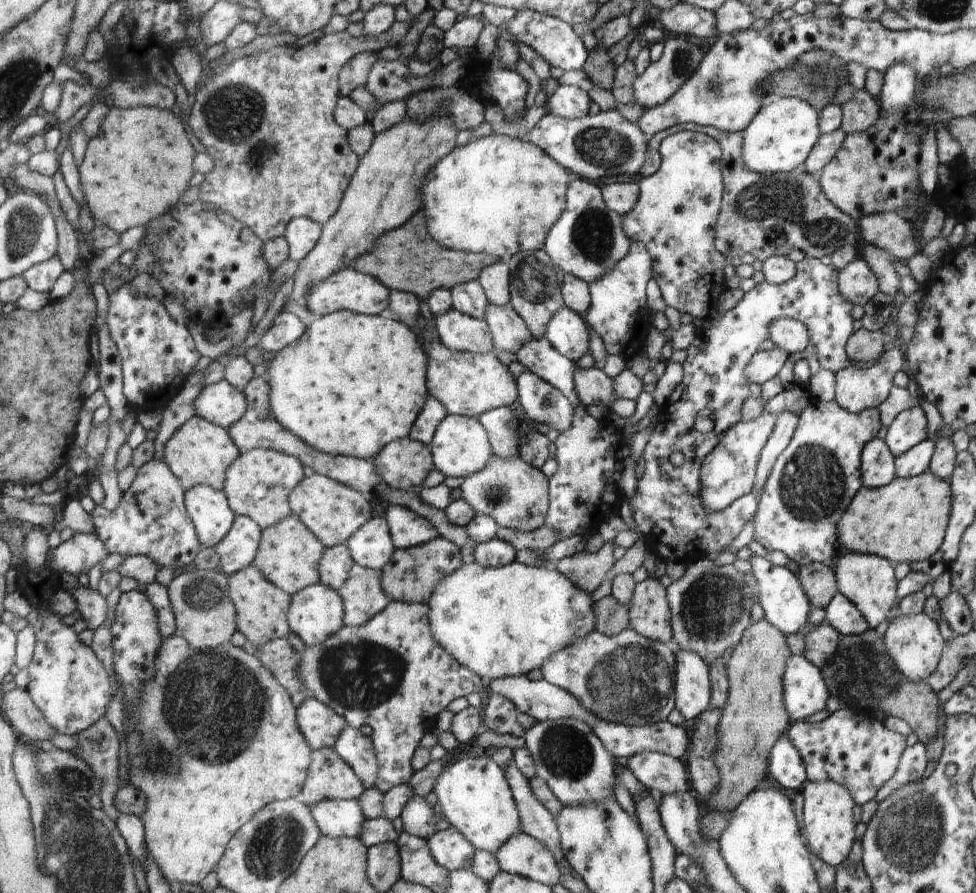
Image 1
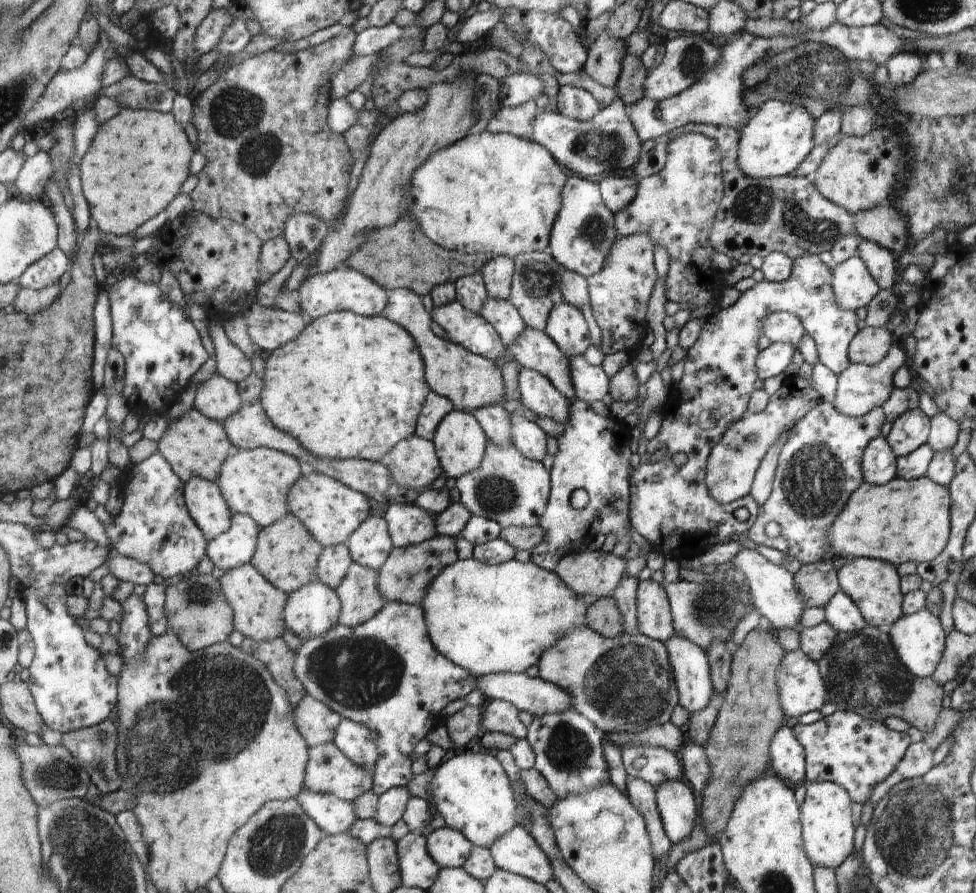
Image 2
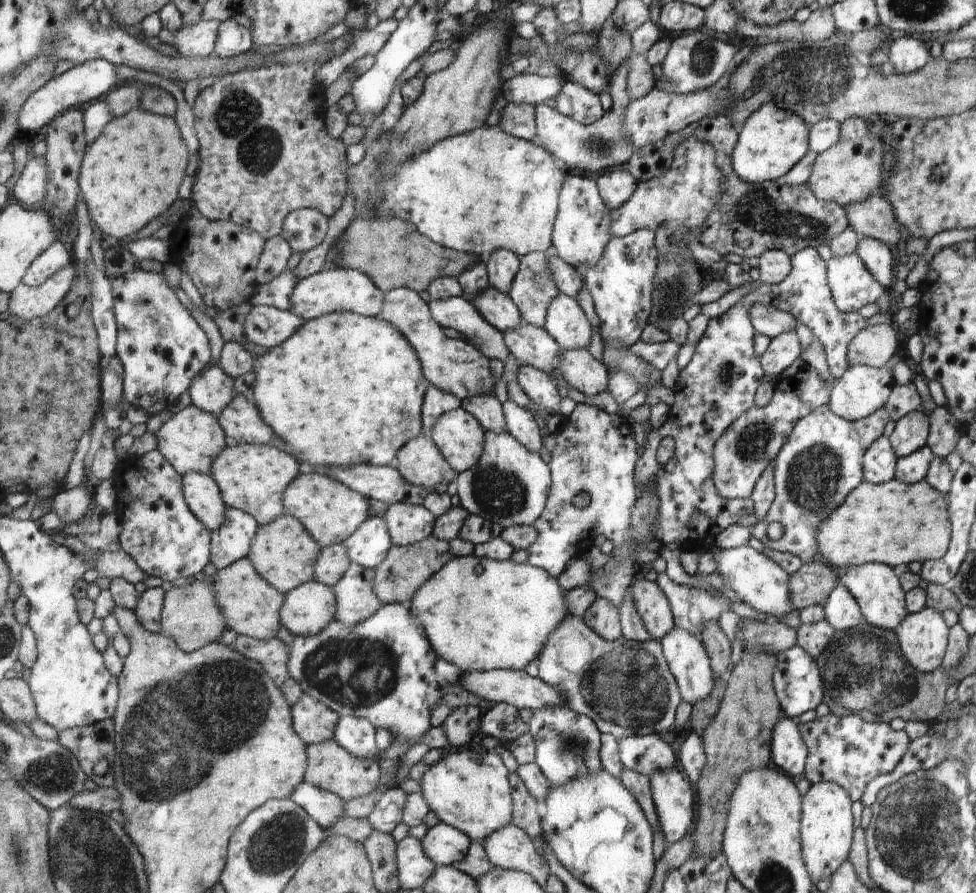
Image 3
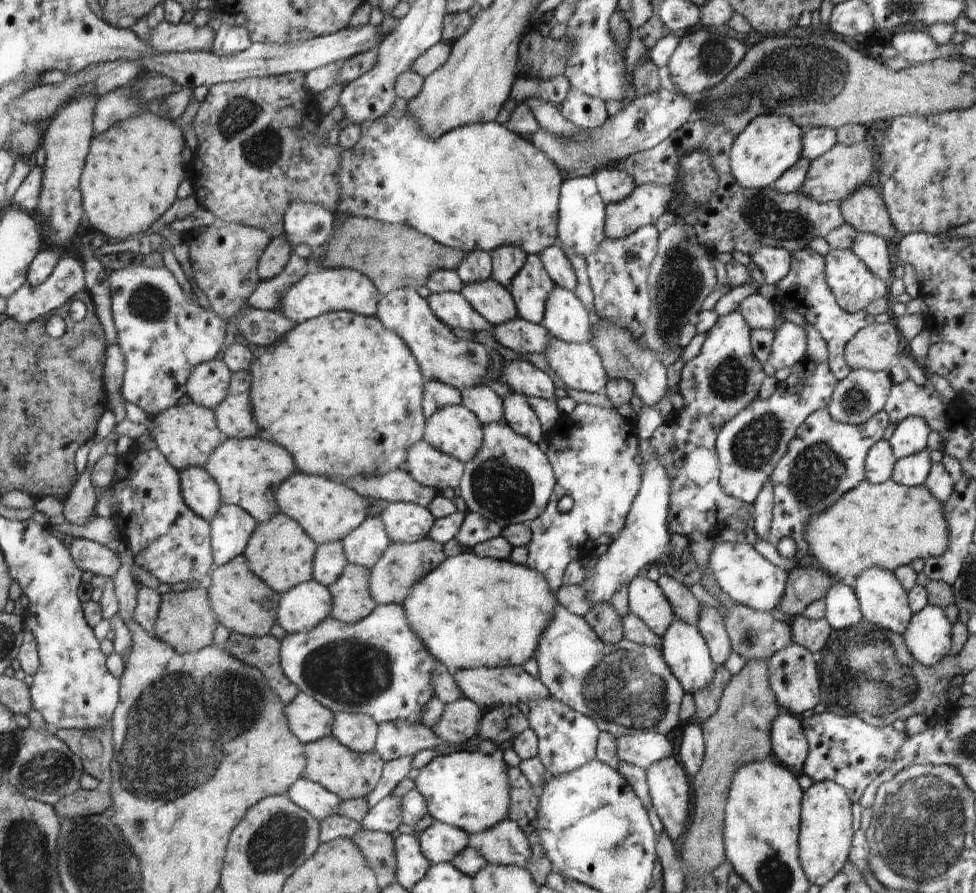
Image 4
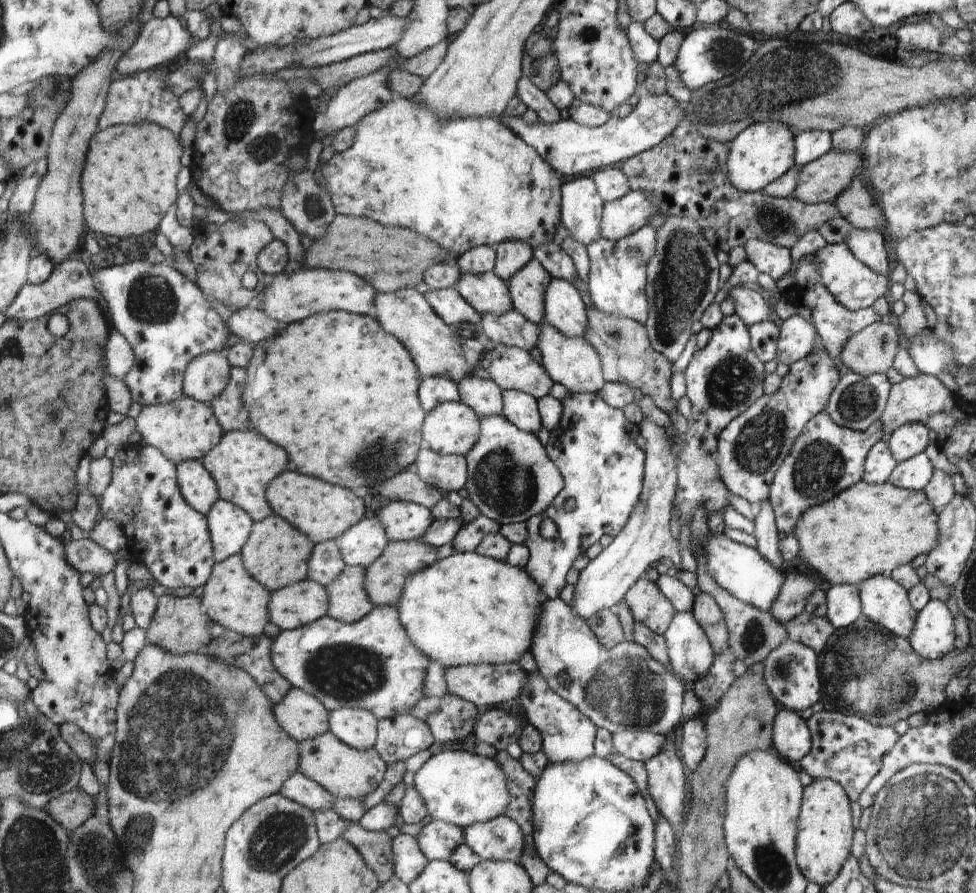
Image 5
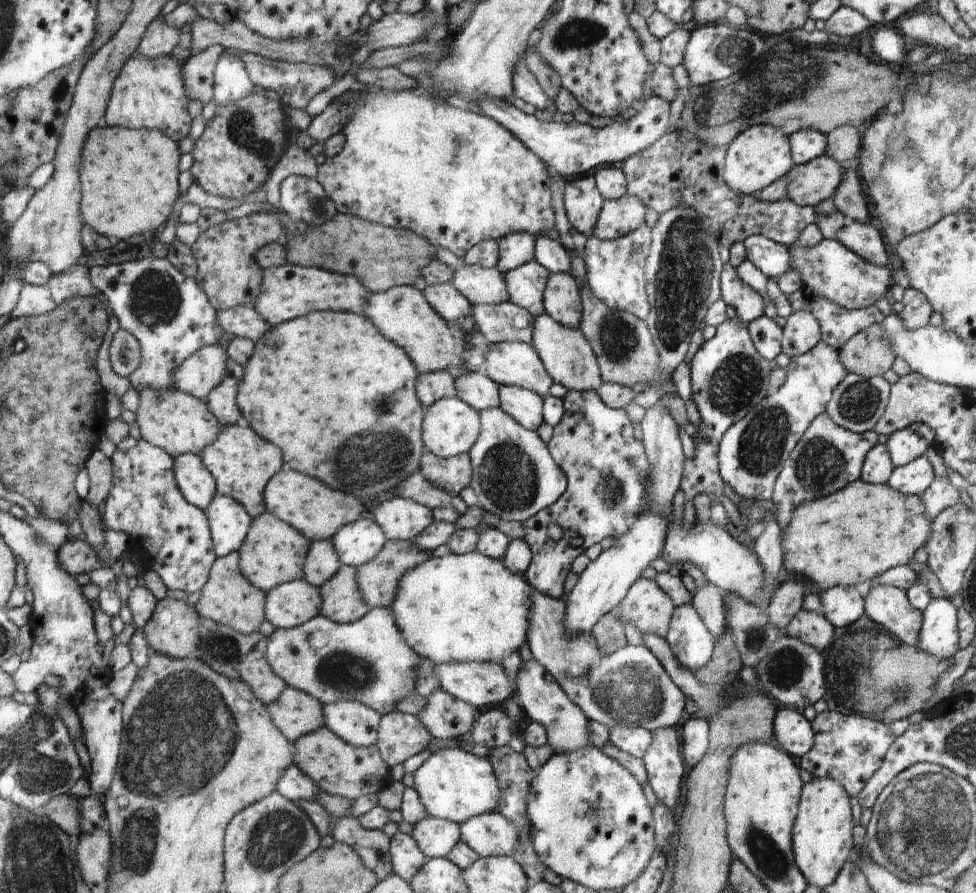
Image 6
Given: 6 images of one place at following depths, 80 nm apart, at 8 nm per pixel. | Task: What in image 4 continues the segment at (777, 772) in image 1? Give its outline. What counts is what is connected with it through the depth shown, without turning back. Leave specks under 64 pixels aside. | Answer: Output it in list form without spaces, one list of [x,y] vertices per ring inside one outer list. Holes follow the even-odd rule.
[[[781,712],[775,720],[772,733],[772,748],[775,749],[775,758],[792,769],[792,772],[800,774],[810,754],[810,745],[804,732],[802,718]]]

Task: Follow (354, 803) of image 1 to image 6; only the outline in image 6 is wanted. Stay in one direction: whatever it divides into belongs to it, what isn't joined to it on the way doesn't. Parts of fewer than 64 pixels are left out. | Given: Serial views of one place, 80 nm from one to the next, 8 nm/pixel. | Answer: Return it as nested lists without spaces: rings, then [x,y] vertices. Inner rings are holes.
[[[296,766],[289,767],[276,790],[291,801],[316,801],[319,790],[315,781]]]

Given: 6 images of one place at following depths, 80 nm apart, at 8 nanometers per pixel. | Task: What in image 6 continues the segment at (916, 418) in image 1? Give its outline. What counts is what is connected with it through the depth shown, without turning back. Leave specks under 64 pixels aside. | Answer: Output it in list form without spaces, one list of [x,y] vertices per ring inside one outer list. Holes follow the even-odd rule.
[[[910,427],[894,431],[889,436],[886,445],[895,467],[918,459],[929,447],[926,440]]]

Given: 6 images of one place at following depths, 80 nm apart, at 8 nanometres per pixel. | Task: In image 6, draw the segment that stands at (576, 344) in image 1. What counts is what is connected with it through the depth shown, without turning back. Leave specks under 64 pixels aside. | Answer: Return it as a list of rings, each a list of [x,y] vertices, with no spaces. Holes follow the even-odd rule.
[[[551,273],[543,292],[545,313],[565,327],[580,328],[583,318],[582,289],[570,273]]]

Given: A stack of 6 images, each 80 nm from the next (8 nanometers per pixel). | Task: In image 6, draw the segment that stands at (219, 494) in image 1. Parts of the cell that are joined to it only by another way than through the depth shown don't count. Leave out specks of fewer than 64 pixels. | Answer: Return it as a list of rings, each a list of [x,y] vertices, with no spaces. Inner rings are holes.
[[[188,453],[175,459],[180,490],[192,504],[205,511],[218,493],[215,477],[201,455]]]

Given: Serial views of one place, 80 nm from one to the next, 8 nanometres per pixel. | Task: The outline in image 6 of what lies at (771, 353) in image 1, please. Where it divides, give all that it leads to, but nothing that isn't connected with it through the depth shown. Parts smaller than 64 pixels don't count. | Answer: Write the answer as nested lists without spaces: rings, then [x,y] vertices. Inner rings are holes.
[[[808,310],[793,312],[782,327],[781,352],[790,358],[811,351],[822,338],[819,320]]]

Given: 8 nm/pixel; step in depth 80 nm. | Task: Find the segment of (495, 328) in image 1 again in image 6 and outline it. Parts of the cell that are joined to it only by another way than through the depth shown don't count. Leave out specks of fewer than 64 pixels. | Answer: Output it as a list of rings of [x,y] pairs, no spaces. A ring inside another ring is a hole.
[[[462,259],[456,267],[453,267],[453,270],[452,284],[454,288],[459,290],[472,306],[497,305],[500,303],[507,303],[510,300],[511,295],[508,290],[506,277],[497,267],[484,268],[480,265],[472,266],[466,264],[464,259]]]

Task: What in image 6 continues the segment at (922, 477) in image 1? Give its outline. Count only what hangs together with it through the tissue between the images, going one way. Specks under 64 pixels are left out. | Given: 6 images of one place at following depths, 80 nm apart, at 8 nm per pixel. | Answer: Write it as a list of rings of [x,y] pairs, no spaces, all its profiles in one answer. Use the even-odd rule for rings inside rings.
[[[861,478],[854,483],[847,484],[846,487],[839,491],[833,492],[831,495],[824,498],[807,501],[800,507],[795,508],[793,519],[788,523],[787,527],[782,529],[783,538],[783,565],[794,572],[805,575],[808,579],[812,579],[820,588],[824,590],[830,587],[843,586],[851,587],[864,582],[865,580],[872,580],[879,577],[883,572],[890,571],[892,567],[898,565],[908,565],[908,562],[914,558],[917,552],[925,548],[932,536],[932,520],[928,516],[925,508],[924,500],[921,495],[908,495],[901,493],[898,489],[892,488],[887,482],[884,484],[875,485],[868,481],[863,481]]]

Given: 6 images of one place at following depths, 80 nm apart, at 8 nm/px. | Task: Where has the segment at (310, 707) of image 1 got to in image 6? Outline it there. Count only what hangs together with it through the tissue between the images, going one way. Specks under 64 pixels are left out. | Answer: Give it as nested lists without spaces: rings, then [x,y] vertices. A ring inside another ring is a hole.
[[[287,686],[274,703],[267,703],[273,723],[289,741],[310,735],[326,726],[323,703],[300,689]]]

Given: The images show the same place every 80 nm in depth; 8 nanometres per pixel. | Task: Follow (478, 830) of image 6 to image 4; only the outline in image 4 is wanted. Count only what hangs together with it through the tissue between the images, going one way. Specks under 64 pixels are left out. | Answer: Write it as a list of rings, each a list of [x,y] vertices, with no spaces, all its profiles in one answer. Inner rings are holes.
[[[510,817],[488,831],[470,834],[469,844],[493,865],[526,869],[533,856],[528,836]]]

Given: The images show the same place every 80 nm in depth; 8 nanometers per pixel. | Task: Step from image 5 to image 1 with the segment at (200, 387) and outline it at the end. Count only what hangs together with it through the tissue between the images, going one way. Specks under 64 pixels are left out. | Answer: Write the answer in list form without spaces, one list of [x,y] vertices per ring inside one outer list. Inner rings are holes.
[[[225,379],[204,388],[195,404],[201,417],[225,429],[236,424],[246,411],[243,391],[233,387]]]

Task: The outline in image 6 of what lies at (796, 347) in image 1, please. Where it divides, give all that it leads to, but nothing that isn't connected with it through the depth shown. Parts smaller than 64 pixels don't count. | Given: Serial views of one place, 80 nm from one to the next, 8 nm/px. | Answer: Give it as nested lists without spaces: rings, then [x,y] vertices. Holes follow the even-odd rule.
[[[729,262],[723,264],[722,291],[724,302],[736,310],[740,319],[752,322],[764,315],[764,296],[738,278]]]

